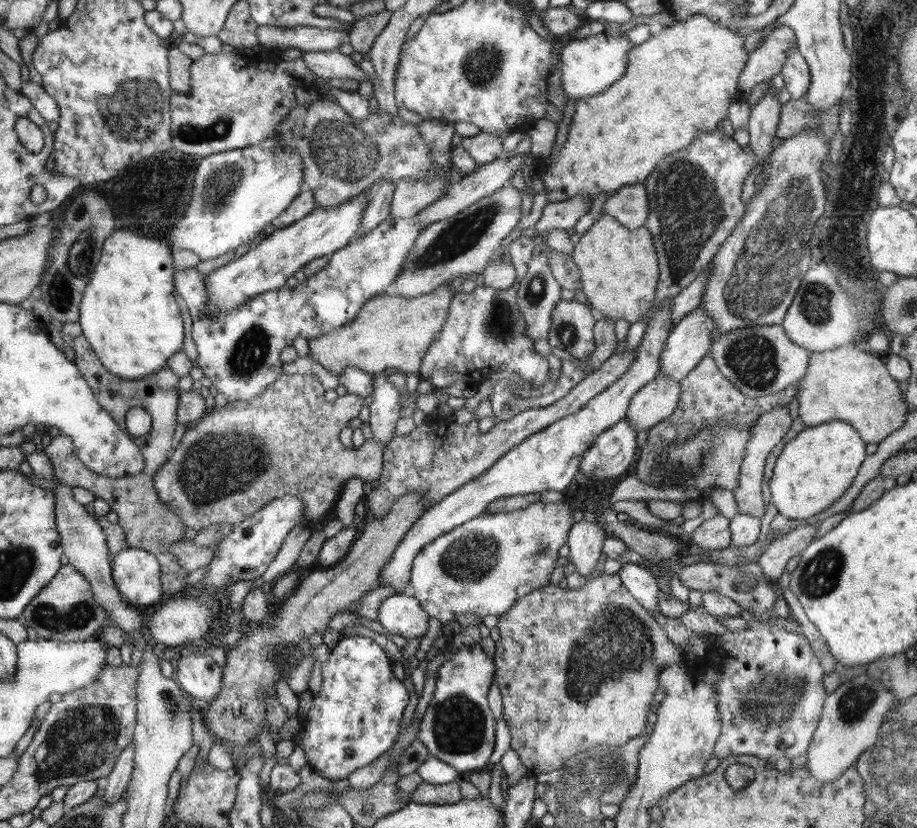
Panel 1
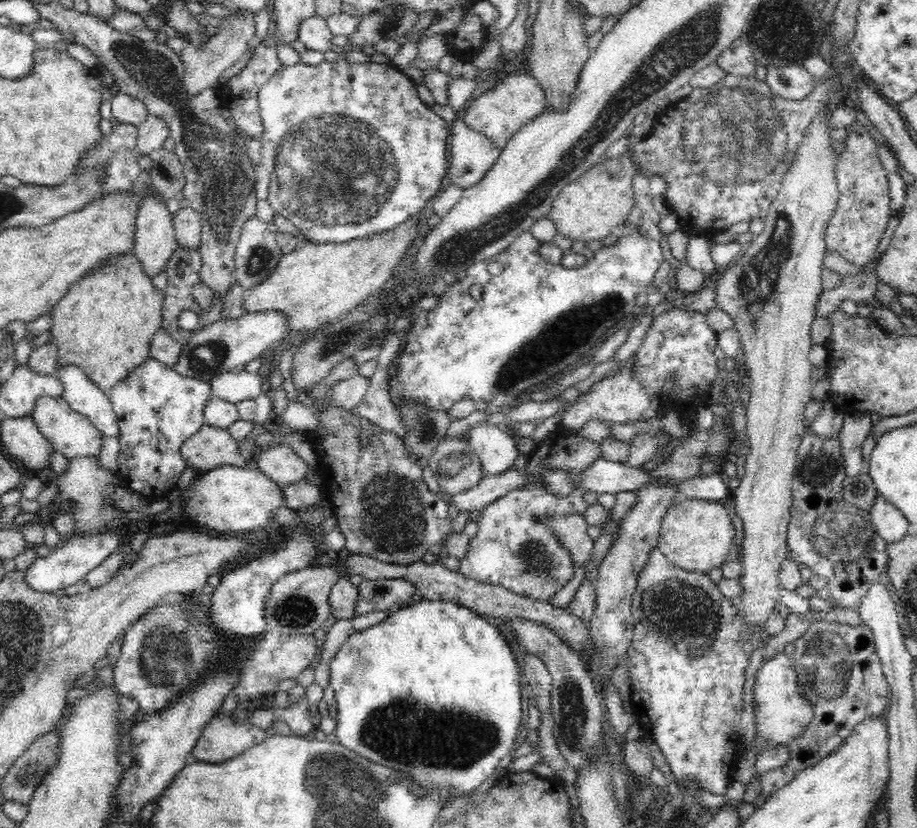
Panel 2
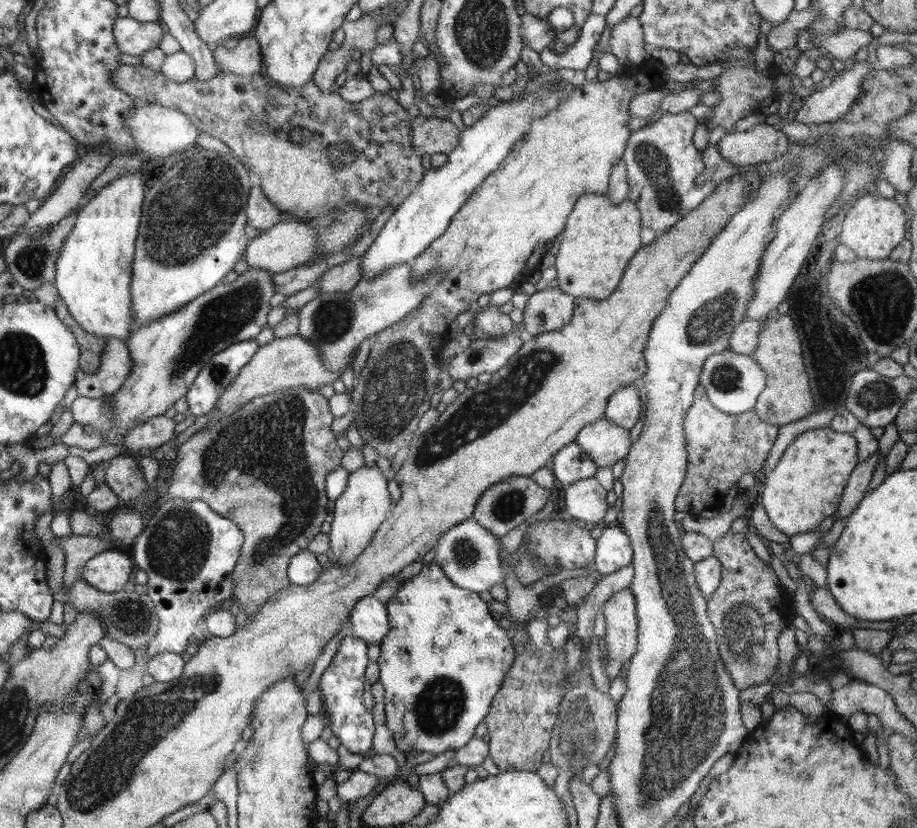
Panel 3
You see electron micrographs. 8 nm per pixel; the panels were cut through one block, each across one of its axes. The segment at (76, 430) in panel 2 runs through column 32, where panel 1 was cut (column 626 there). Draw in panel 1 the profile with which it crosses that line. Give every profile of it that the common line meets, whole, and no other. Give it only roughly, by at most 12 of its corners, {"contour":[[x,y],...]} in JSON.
{"contour":[[658,374],[630,399],[638,432],[676,410],[679,382]]}

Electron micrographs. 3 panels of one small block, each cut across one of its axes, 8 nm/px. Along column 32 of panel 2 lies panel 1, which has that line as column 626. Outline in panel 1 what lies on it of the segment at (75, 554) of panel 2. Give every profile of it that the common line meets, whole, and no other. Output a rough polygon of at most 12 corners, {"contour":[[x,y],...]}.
{"contour":[[624,563],[622,584],[651,615],[666,586],[646,567]]}

